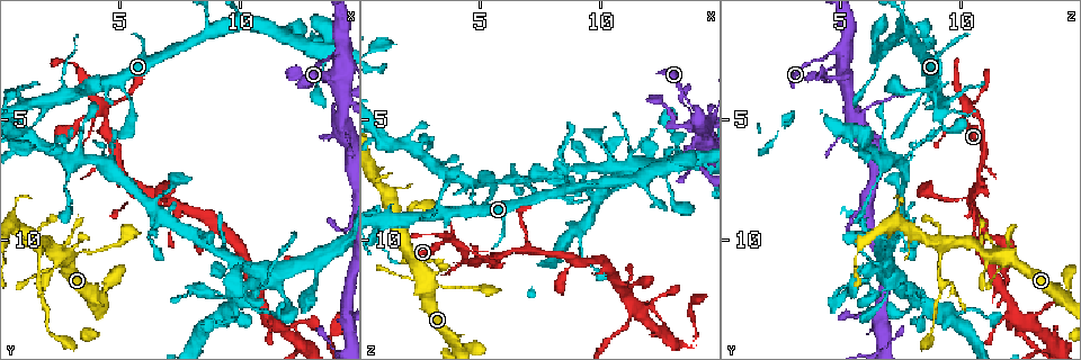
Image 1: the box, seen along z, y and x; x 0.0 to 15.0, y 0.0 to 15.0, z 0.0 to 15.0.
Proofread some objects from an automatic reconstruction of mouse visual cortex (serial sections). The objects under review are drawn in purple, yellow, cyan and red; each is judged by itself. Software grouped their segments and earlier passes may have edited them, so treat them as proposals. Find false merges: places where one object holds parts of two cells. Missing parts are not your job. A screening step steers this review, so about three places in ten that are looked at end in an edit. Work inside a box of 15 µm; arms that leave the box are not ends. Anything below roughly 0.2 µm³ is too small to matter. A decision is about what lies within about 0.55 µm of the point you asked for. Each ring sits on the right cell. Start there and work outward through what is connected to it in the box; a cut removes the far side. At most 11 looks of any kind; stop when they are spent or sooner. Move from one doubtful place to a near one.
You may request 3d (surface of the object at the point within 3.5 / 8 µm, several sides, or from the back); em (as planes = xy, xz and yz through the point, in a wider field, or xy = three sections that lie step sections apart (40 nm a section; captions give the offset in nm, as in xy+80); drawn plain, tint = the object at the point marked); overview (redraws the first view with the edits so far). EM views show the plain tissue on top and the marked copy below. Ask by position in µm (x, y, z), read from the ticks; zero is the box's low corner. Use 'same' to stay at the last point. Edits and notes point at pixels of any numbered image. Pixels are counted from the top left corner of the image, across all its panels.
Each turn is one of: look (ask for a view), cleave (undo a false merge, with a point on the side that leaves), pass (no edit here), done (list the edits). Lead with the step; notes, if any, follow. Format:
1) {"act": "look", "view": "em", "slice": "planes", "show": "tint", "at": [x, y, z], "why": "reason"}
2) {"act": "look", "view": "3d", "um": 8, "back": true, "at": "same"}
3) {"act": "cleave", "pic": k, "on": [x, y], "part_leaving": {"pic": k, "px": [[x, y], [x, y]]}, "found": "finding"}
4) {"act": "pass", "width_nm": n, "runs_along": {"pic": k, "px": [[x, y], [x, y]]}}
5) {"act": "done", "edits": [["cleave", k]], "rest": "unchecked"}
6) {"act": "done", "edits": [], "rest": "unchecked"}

{"act": "look", "view": "3d", "um": 3.5, "at": [4.1, 12.5, 14.3]}

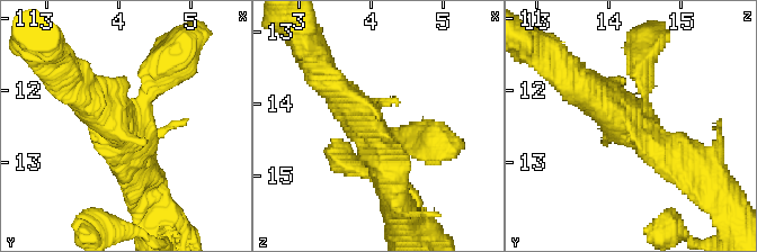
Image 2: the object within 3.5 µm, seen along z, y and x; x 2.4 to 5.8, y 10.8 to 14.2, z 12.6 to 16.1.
{"act": "look", "view": "em", "slice": "xy", "step": 1, "show": "tint", "at": [4.05, 12.45, 14.35], "why": "shape alone is not enough"}

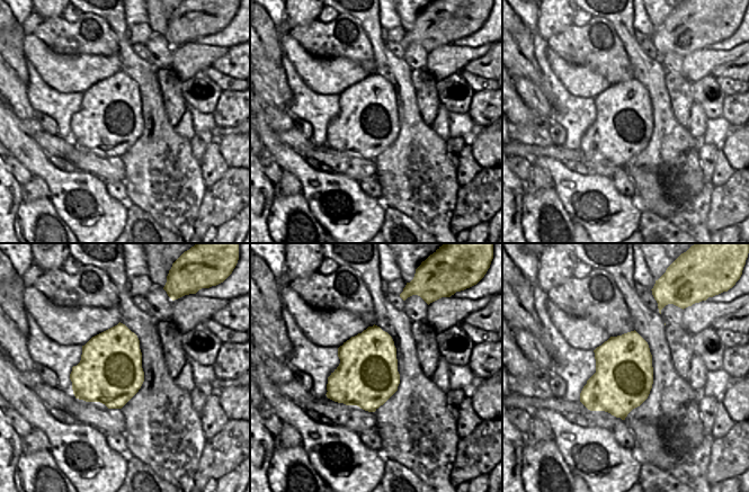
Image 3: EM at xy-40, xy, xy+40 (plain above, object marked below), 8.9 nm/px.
{"act": "pass", "runs_along": {"pic": 2, "px": [[327, 80], [385, 137], [420, 137]]}, "found": "all the same cell"}

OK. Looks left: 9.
{"act": "look", "view": "em", "slice": "xy", "step": 2, "show": "tint", "at": [2.5, 10.6, 11.1], "why": "calibre changes"}

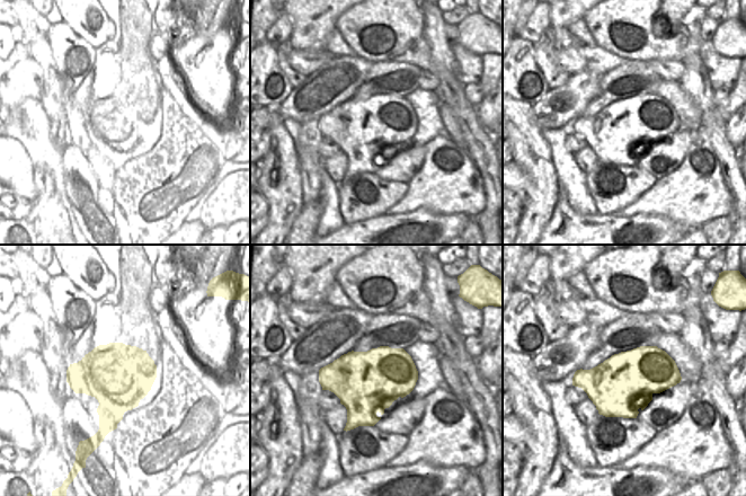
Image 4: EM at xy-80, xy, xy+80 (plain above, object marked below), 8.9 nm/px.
{"act": "look", "view": "3d", "um": 3.5, "at": "same"}

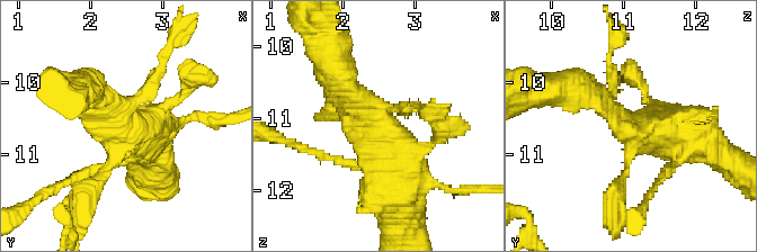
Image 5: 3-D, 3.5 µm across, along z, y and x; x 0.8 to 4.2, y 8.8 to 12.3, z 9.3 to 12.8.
{"act": "pass", "found": "one cell here"}

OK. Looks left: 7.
{"act": "look", "view": "3d", "um": 3.5, "at": [4.1, 4.5, 10.3], "why": "calibre changes"}

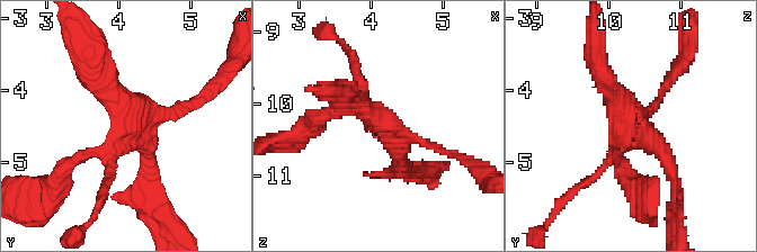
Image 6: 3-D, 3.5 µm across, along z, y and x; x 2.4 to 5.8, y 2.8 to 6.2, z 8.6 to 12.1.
{"act": "look", "view": "em", "slice": "xy", "step": 1, "show": "tint", "at": [4.15, 4.50, 10.25]}

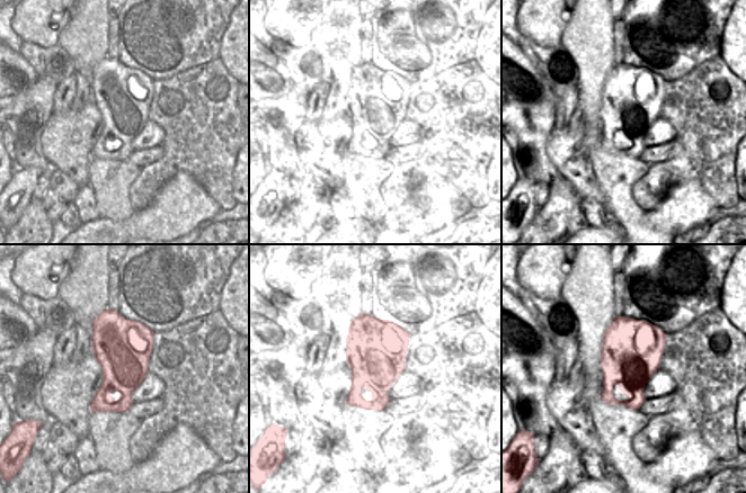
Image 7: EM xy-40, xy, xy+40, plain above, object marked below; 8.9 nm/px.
{"act": "pass", "runs_along": {"pic": 6, "px": [[71, 163], [133, 128], [147, 177]]}, "found": "one cell here"}

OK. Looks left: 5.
{"act": "look", "view": "3d", "um": 8, "at": [8.7, 1.2, 7.9], "why": "a fork"}

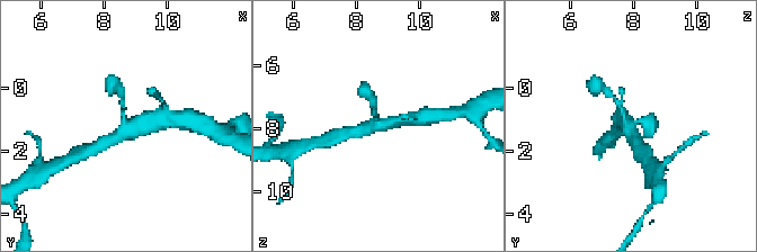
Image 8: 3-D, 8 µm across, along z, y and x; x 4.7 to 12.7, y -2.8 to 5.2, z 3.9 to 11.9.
{"act": "look", "view": "3d", "um": 3.5, "at": [8.7, 1.3, 7.9]}

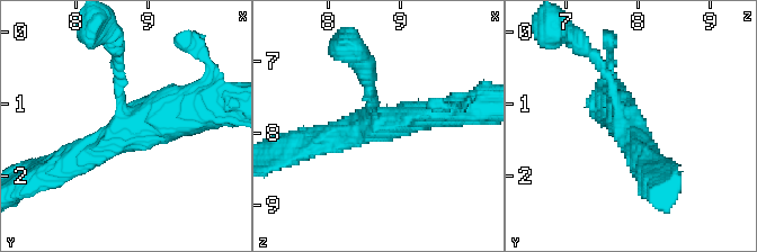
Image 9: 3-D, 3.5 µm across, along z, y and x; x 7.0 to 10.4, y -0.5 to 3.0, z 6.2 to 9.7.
{"act": "pass", "arms": 3, "runs_along": {"pic": 9, "px": [[64, 165], [126, 127], [196, 113]]}, "found": "continuous, no second cell"}

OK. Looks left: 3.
{"act": "look", "view": "3d", "um": 3.5, "at": [13.8, 1.4, 6.6], "why": "sudden change in width"}

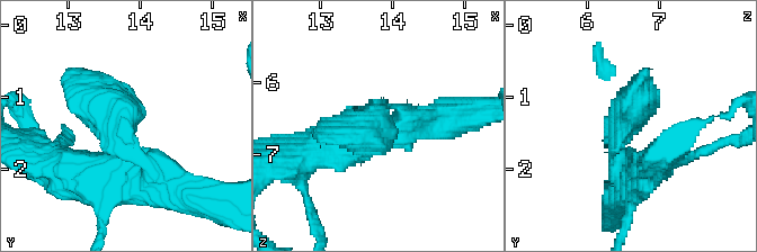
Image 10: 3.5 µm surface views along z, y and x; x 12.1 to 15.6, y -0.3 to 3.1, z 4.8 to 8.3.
{"act": "look", "view": "em", "slice": "xy", "step": 2, "show": "tint", "at": [13.75, 1.35, 6.50]}

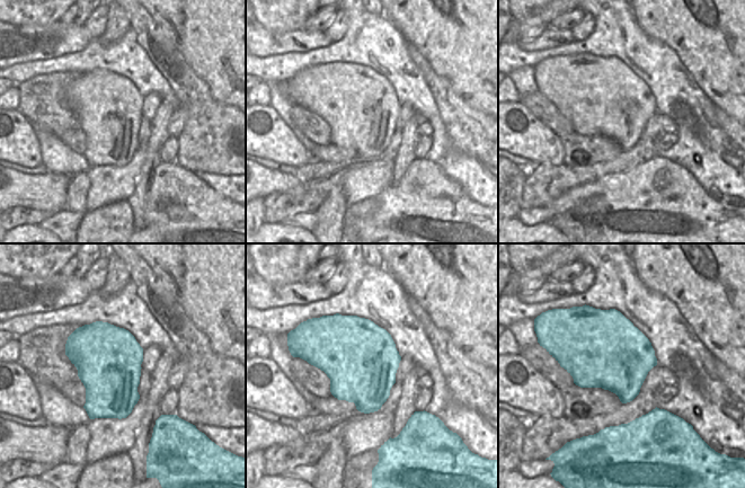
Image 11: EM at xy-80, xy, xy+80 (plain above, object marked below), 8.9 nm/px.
{"act": "pass", "runs_along": {"pic": 10, "px": [[147, 171], [122, 116], [70, 71]]}, "found": "one cell here"}

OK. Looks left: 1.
{"act": "done", "edits": [], "rest": "unchecked"}

